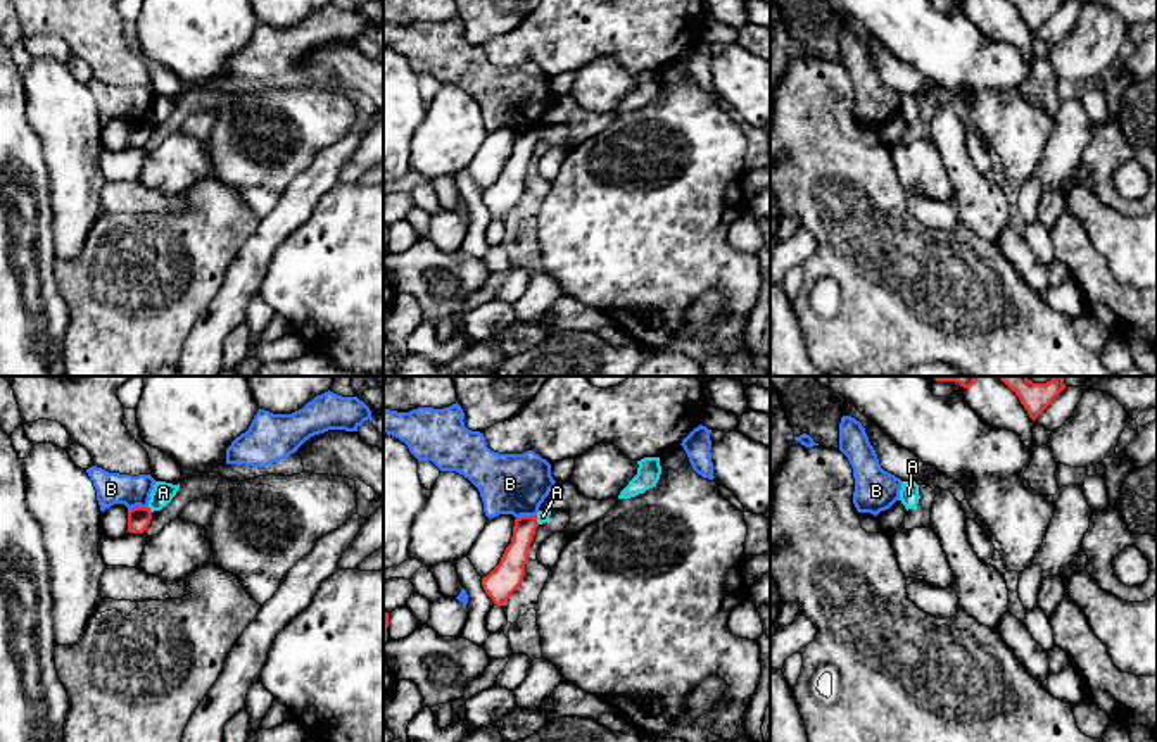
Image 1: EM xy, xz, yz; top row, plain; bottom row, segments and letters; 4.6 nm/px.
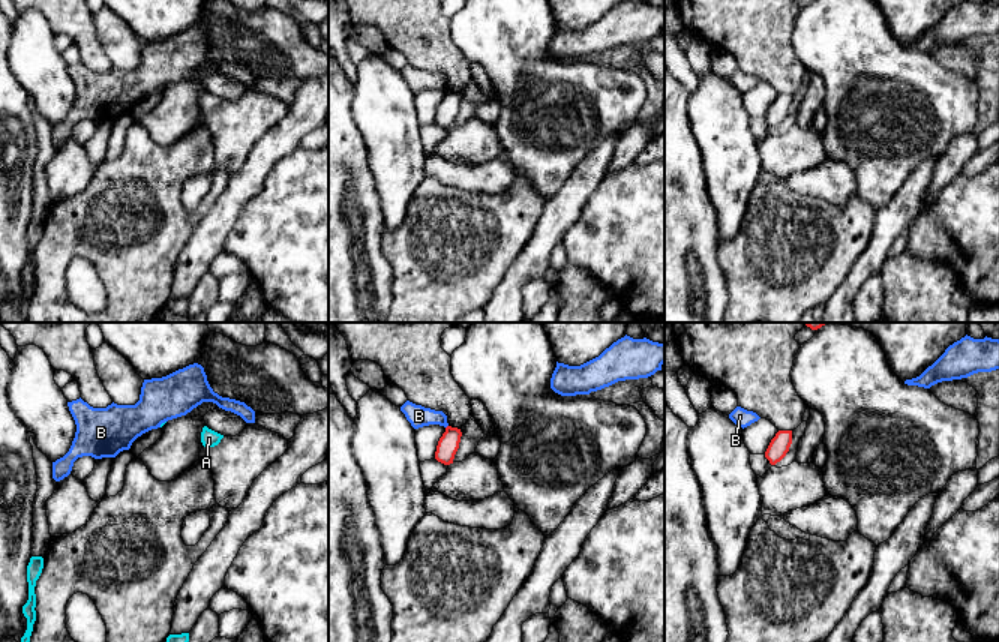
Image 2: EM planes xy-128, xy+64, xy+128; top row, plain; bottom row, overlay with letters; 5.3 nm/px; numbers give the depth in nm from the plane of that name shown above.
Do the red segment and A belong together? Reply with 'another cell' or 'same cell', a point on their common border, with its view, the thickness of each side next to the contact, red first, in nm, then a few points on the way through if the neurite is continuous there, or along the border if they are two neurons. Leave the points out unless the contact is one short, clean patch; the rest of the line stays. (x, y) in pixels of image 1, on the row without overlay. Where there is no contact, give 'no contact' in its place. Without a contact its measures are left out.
another cell; meets red in xy at (149, 123); 110 nm thick on the red side, 100 nm on the other; border along xy (149, 119), (152, 125)

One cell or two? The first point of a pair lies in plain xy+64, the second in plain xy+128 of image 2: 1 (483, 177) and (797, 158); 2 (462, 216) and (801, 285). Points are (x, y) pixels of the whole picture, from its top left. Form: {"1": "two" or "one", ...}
{"1": "two", "2": "one"}

